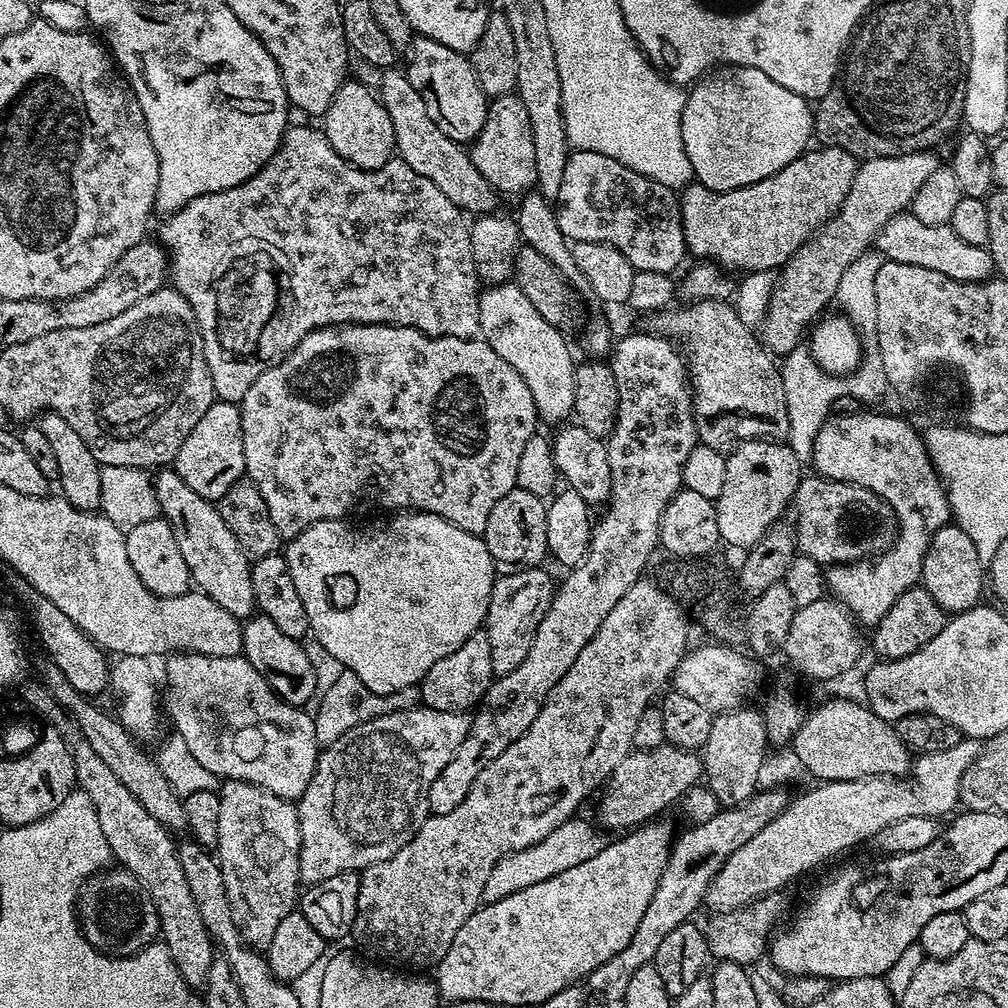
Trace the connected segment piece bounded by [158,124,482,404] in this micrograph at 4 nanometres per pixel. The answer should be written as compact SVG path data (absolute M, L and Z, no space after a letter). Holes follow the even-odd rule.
M304 124L298 125L297 128L296 125L289 127L288 131L284 133L284 137L280 143L280 149L278 149L278 151L270 158L270 162L266 162L266 166L262 166L262 170L258 170L258 174L254 174L246 183L234 186L230 190L202 194L198 198L194 198L190 202L186 202L186 206L182 206L176 212L171 213L171 215L165 219L168 221L166 221L160 228L160 237L158 237L158 240L164 251L168 254L171 287L180 292L182 294L182 298L186 298L186 302L190 302L190 306L194 310L194 318L200 327L200 334L204 337L204 357L206 358L206 366L212 375L212 385L216 391L216 400L225 400L227 404L235 404L243 400L246 390L250 390L250 386L254 386L254 382L263 372L263 369L258 367L258 358L256 358L256 356L262 356L262 354L274 354L274 352L279 354L279 356L282 356L291 349L291 341L288 342L288 338L290 339L290 332L288 327L284 324L284 318L286 318L286 315L296 316L296 308L300 308L300 304L296 304L296 300L292 300L292 304L288 304L288 310L284 310L284 308L286 308L284 304L278 304L278 292L274 292L272 288L268 288L268 282L272 282L272 280L270 280L270 276L266 276L266 262L270 260L270 255L260 256L260 254L266 254L266 252L276 255L276 257L283 262L286 262L286 258L308 258L308 264L310 264L310 266L312 266L312 264L316 264L316 266L318 266L318 264L326 264L328 272L332 274L332 278L328 278L328 280L332 282L332 284L330 284L330 290L336 290L332 298L336 298L336 300L334 300L334 305L332 305L330 304L332 300L322 300L322 298L318 298L318 290L324 290L324 288L320 288L320 286L322 286L322 284L320 284L320 270L314 270L314 266L312 266L312 268L310 268L310 272L312 272L312 274L310 274L310 320L312 320L312 322L327 322L329 326L339 326L341 324L397 324L403 328L416 328L419 332L423 332L425 336L453 336L454 338L462 338L463 340L471 340L479 337L480 293L482 291L482 284L476 275L474 258L472 257L472 251L470 250L470 234L468 233L469 225L466 223L466 220L464 224L463 218L465 219L459 208L456 208L454 202L450 202L450 199L446 198L445 194L442 194L438 186L434 186L434 183L428 181L420 174L416 174L414 170L412 170L410 166L404 164L401 159L393 158L391 160L387 160L381 168L375 168L374 170L362 170L361 168L356 168L353 164L347 164L345 160L343 160L334 150L334 146L330 146L330 142L324 137L323 131L321 131L319 127L307 128ZM322 308L324 308L324 310L334 310L334 317L338 316L338 318L322 318L322 316L326 316L326 314L312 314L312 312L320 312Z

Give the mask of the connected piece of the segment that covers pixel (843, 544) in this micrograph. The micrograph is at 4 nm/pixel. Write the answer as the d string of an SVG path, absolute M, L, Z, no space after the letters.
M819 474L805 475L792 495L790 512L796 515L796 546L801 556L809 556L821 566L833 564L852 564L855 560L866 560L869 556L878 556L892 547L898 535L898 525L894 510L868 488L863 488L841 480L827 480Z

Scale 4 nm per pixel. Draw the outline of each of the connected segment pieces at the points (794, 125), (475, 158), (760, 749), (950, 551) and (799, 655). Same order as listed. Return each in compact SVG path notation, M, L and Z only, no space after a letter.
M720 66L715 72L716 76L708 74L699 82L693 83L684 97L682 146L686 150L686 158L690 158L695 183L717 192L720 186L716 180L751 182L760 180L773 171L772 148L803 149L804 140L811 141L814 136L814 112L811 107L806 106L803 96L788 92L786 86L772 83L770 78L762 74L762 70Z
M519 95L498 96L489 103L486 122L482 126L482 134L478 134L478 138L472 141L470 155L478 173L486 178L486 182L496 189L497 193L523 194L537 187L536 167L534 166L534 136L530 126L530 114L526 114L526 106L520 101Z
M752 706L735 708L729 712L719 713L710 726L710 738L706 738L702 749L702 776L706 787L712 791L720 806L739 808L747 804L750 797L755 796L759 789L758 770L761 769L770 745L767 740L763 711L752 709Z
M952 522L939 528L934 538L930 538L920 578L930 598L934 598L934 602L938 602L938 606L942 606L946 614L965 612L977 607L981 603L980 595L986 592L986 566L978 558L978 550L974 550L970 534L966 534Z
M835 598L810 602L810 606L796 609L786 633L782 649L785 656L798 671L812 680L836 680L848 672L860 660L860 651L866 644L860 641L861 629L852 618L852 613Z

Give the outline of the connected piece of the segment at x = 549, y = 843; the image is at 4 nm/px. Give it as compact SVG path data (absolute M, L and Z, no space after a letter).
M573 818L562 822L558 830L550 830L542 842L530 846L526 850L511 852L496 863L490 870L490 878L486 878L486 886L480 895L484 904L493 904L526 886L534 886L538 882L546 882L554 878L554 874L562 874L562 870L570 870L570 866L578 866L586 862L586 858L594 858L610 842L607 836L595 823Z

